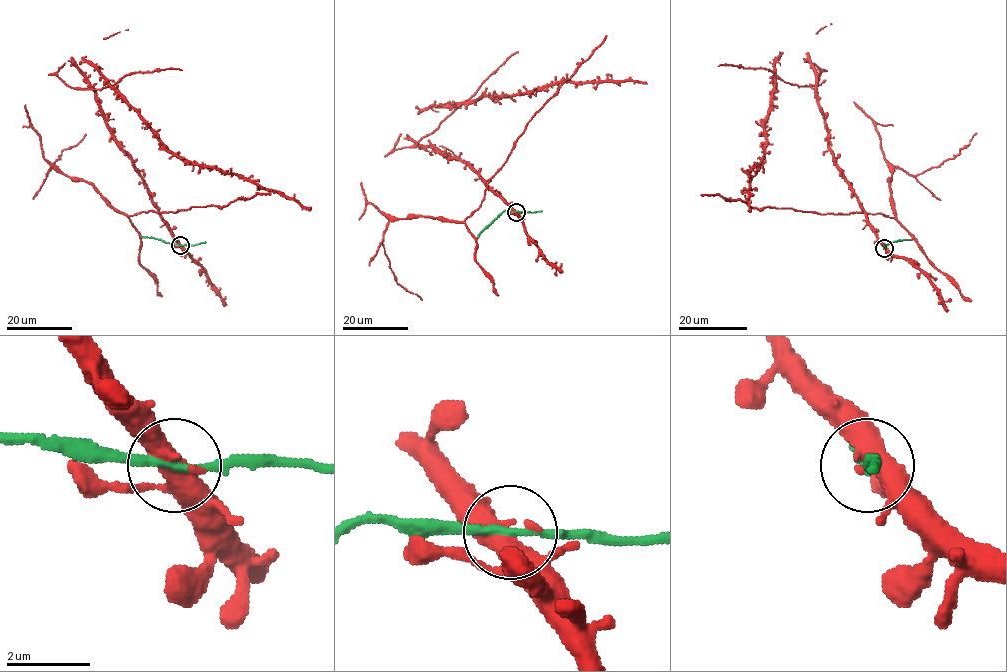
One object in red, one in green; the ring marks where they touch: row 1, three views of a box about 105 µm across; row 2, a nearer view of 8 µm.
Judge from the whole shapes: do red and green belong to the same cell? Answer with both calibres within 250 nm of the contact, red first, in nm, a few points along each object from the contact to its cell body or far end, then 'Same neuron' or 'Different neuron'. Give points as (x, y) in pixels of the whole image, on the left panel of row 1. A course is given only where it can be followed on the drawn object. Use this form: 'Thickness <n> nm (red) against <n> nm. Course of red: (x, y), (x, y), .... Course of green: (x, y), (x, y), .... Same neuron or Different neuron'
Thickness 420 nm (red) against 190 nm. Course of red: (180, 245), (115, 139), (96, 93), (80, 89), (119, 81), (116, 91), (170, 150), (311, 209). Course of green: (180, 245), (142, 236). Same neuron

